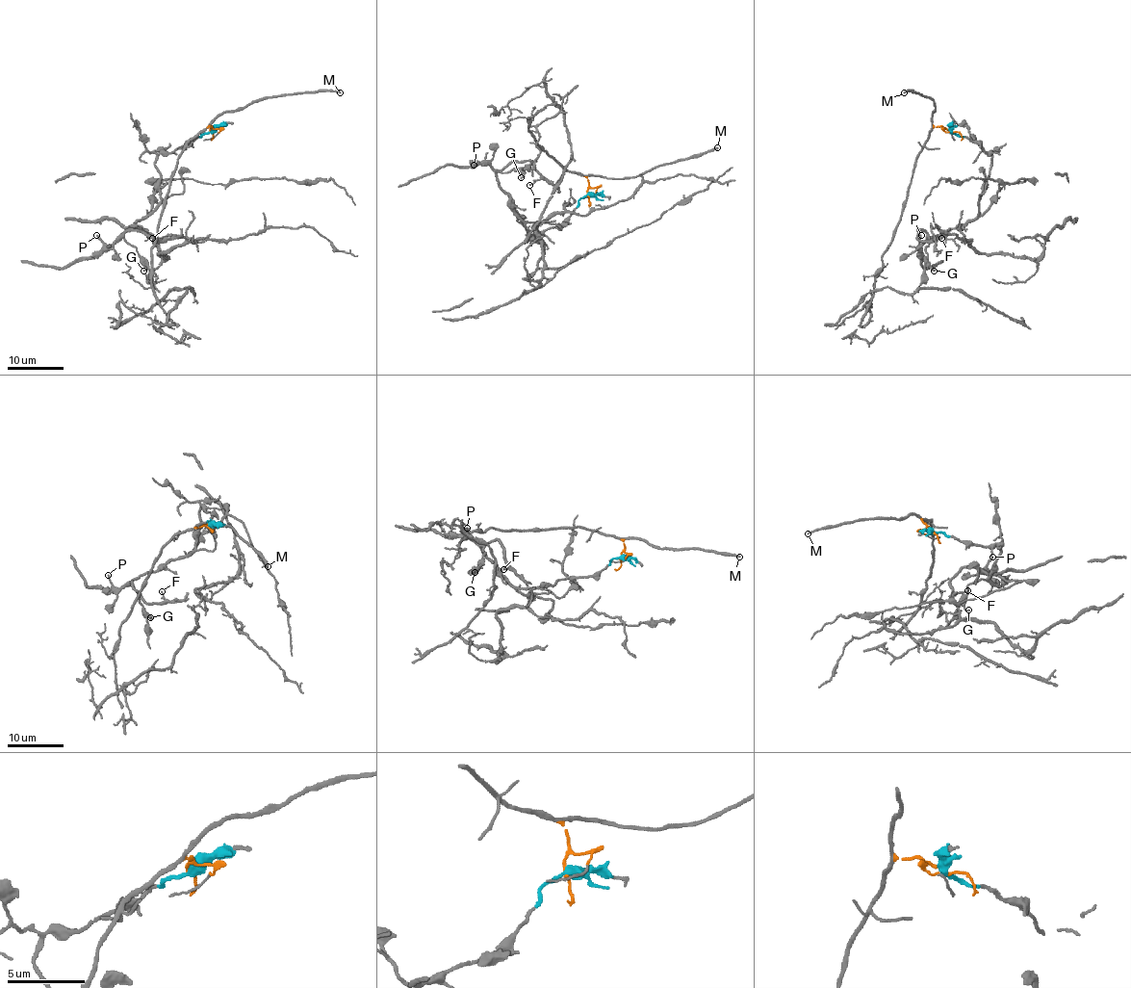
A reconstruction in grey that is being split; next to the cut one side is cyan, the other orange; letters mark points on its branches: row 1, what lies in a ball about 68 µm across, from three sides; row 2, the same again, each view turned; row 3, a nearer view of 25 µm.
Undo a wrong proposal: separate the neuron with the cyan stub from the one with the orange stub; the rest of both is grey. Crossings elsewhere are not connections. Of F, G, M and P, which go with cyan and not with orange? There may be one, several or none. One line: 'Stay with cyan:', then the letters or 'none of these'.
Stay with cyan: F, G, P

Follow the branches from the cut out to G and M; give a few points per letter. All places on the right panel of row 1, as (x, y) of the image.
G: (950, 131), (980, 145), (991, 155), (991, 164), (978, 215), (967, 223), (930, 236), (927, 264), (935, 270)
M: (950, 131), (933, 124), (935, 103), (927, 96), (913, 90), (904, 93)

